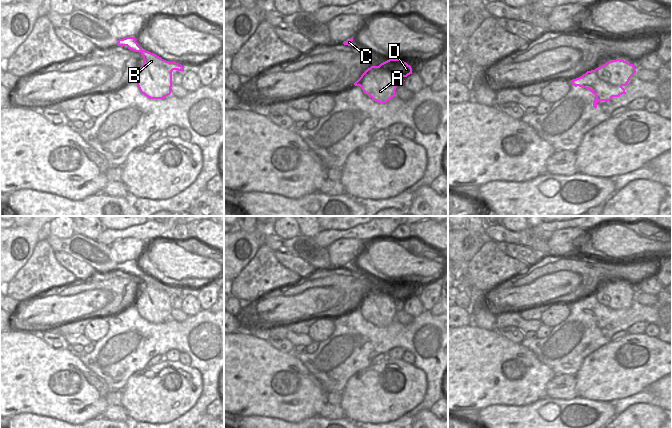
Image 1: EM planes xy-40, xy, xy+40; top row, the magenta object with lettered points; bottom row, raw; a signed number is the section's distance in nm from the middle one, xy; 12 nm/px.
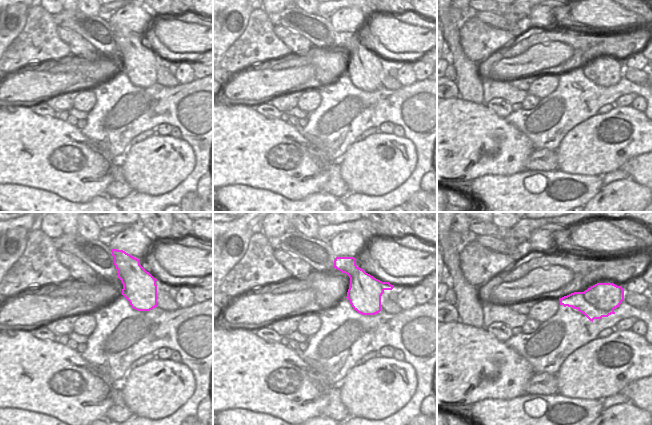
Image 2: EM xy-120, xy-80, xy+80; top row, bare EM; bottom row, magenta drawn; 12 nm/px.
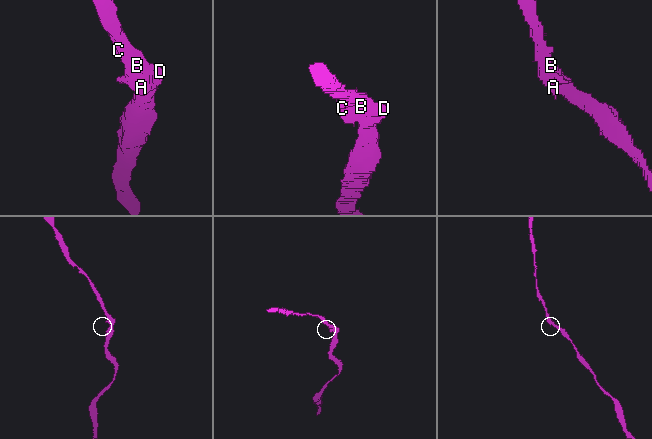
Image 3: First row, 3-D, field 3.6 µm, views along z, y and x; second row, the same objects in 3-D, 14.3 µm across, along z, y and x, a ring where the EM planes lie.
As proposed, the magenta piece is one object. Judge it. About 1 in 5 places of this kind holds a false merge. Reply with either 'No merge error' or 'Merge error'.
No merge error.

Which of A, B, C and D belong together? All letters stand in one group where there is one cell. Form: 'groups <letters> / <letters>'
groups A B C D

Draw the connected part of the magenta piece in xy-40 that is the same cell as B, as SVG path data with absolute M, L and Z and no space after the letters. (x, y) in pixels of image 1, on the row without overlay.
M135 261L119 263L117 270L127 270L128 273L141 277L143 289L135 306L142 318L150 323L163 323L171 318L172 295L183 295L184 290L166 285L154 277L143 274L135 265Z

